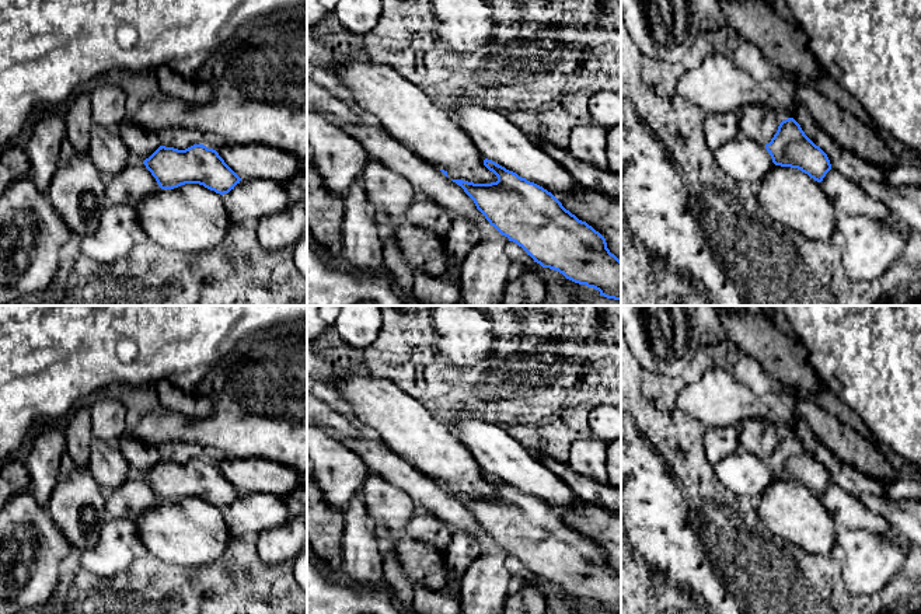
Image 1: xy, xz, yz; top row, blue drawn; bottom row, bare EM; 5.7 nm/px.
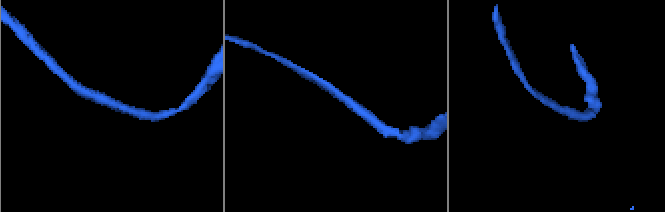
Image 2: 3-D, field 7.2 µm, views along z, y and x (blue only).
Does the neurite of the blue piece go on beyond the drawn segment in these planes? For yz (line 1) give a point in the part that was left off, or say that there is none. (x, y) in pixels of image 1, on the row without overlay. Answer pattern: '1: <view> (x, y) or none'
1: yz (846, 510)

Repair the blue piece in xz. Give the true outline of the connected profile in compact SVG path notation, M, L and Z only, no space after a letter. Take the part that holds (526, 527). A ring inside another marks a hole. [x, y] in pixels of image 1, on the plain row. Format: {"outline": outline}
{"outline": "M352 419L352 422L357 429L356 435L346 435L332 426L322 429L331 437L341 440L346 447L356 451L366 461L370 471L404 489L416 507L437 516L453 531L470 531L481 543L484 551L507 551L509 555L516 557L534 573L531 582L540 587L550 582L575 597L600 606L599 608L573 606L575 614L603 614L604 611L621 614L621 575L610 566L606 552L599 545L566 524L551 506L488 472L484 474L484 479L498 491L496 496L474 498L450 493L447 485L425 477L411 463L393 453L363 423L356 419Z"}

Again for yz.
{"outline": "M793 432L779 437L765 463L775 479L798 482L817 495L837 528L866 530L887 537L894 534L883 517L866 509L855 496L831 482L827 468L805 449Z"}

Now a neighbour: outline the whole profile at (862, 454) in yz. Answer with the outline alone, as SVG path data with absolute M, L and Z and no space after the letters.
M799 398L796 411L798 416L812 428L817 440L854 470L876 481L894 478L889 461L875 442L864 437L809 400Z

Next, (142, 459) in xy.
M130 429L116 440L133 474L144 475L161 458L157 447L147 446L130 435Z

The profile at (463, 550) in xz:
M453 531L451 541L444 552L449 566L449 585L446 590L450 594L460 599L464 573L484 552L481 543L470 531Z

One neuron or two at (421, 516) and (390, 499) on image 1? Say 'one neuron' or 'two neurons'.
one neuron

